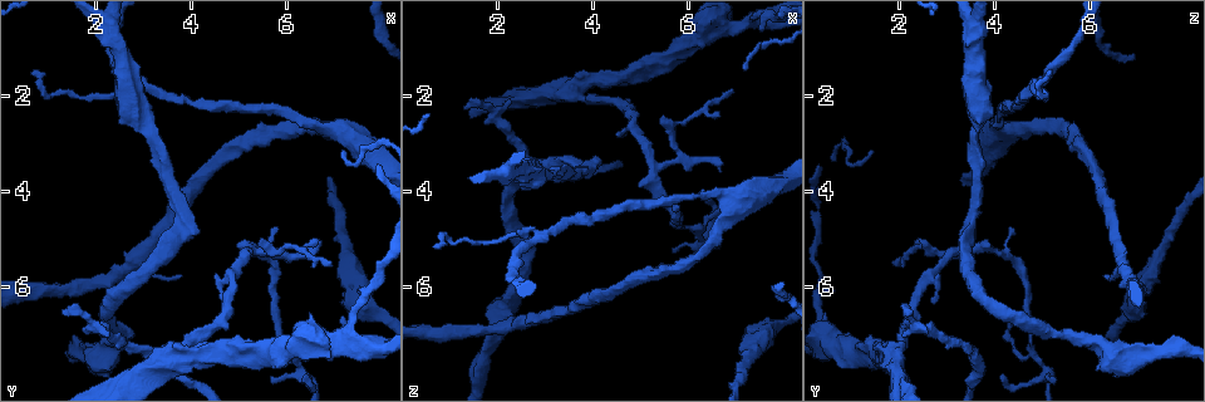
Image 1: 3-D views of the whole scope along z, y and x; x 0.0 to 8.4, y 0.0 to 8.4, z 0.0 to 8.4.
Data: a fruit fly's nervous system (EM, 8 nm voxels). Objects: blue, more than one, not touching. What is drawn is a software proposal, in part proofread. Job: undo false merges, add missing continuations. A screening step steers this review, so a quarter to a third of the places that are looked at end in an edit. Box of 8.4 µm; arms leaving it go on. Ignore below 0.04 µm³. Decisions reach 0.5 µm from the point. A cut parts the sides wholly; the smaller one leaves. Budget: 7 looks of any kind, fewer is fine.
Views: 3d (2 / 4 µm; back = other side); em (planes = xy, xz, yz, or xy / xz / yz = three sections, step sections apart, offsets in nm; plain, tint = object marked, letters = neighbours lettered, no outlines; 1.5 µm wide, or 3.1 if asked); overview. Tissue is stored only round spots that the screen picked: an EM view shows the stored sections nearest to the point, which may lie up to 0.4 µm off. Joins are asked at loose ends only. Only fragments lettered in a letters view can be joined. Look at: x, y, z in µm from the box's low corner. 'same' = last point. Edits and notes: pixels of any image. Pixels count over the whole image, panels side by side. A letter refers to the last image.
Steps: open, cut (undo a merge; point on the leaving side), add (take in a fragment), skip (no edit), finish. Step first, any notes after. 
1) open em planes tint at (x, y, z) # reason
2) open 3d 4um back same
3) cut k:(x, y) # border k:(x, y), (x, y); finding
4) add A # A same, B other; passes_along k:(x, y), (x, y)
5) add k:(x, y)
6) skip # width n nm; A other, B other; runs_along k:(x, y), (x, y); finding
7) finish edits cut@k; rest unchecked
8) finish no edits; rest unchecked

open em xz step 8 letters at (2.25, 7.10, 2.10) # branch stops here

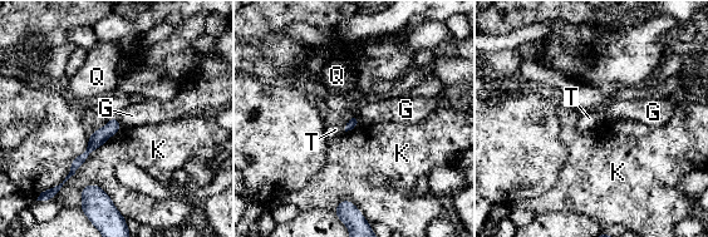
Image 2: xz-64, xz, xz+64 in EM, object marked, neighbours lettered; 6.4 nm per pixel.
open em planes letters same # another direction

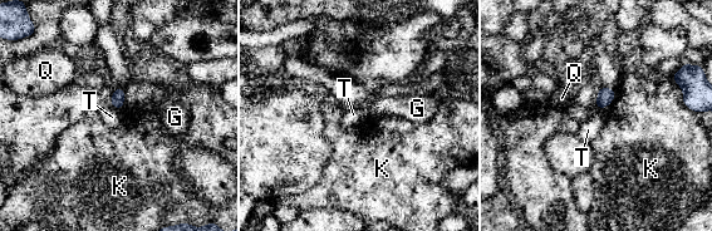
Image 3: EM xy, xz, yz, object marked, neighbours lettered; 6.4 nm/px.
skip # G other, K other, Q other, T other; border 3:(108, 104), (118, 109); no lettered fragment goes on from it

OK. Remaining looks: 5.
open em planes letters at (5.20, 5.25, 3.45) # branch point

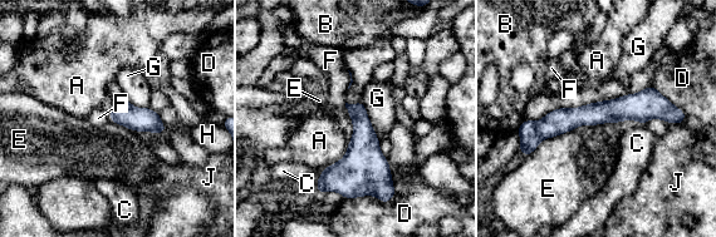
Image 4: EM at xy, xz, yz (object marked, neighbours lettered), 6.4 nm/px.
skip # longest_contact E 600 nm; A other, B other, C other, D other, E other, F other, G other, H other, J other; continuous, no second neuron

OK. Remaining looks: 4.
open em planes letters at (6.30, 7.90, 4.15) # tapers out

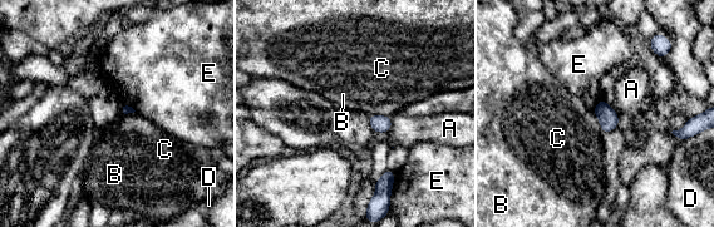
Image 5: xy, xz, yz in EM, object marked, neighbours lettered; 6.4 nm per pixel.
skip # A other, B other, C other, D other, E other; border 5:(591, 109), (602, 132); none of them fits

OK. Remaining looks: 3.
finish no edits; rest unchecked

